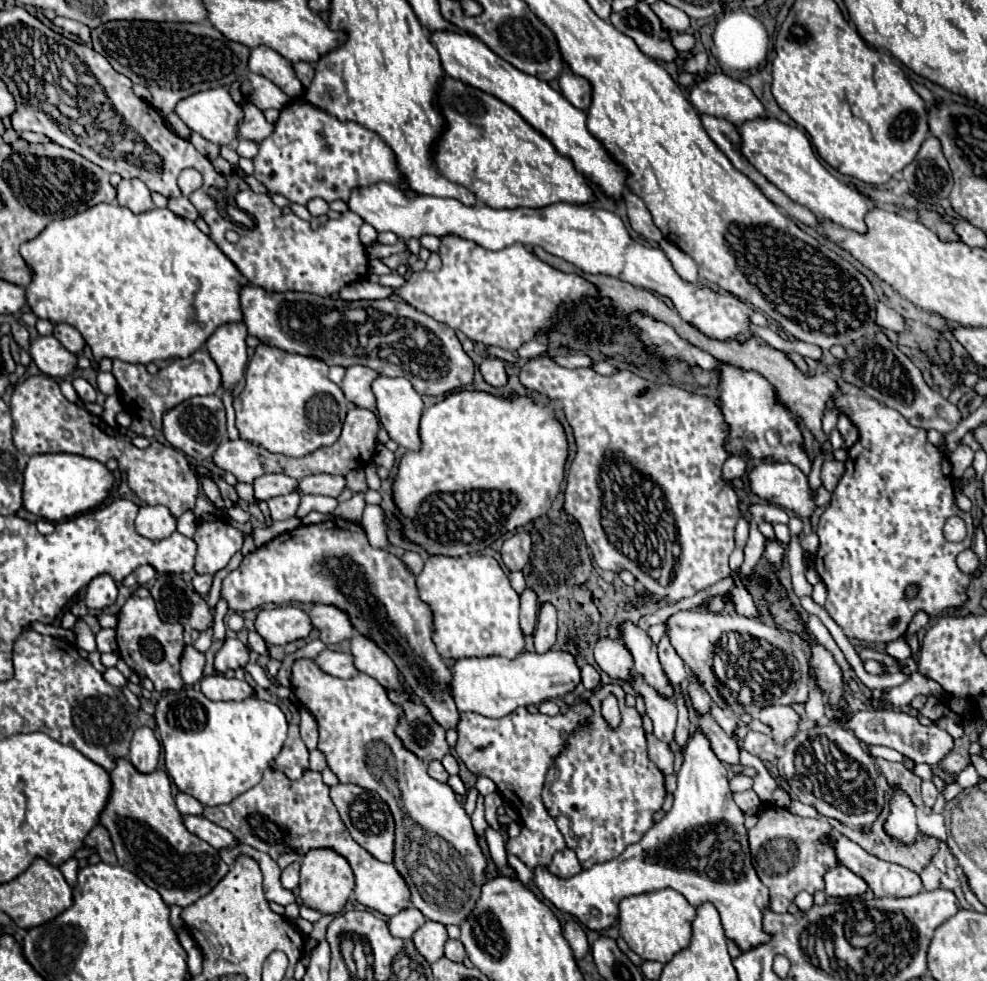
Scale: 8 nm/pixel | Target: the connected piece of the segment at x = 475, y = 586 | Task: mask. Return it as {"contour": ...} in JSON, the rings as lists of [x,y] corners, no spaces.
{"contour":[[[429,556],[421,574],[417,576],[417,588],[421,600],[433,610],[433,642],[445,660],[481,658],[481,656],[505,656],[515,658],[523,652],[525,636],[519,628],[519,596],[511,588],[511,582],[499,562],[493,556]]]}

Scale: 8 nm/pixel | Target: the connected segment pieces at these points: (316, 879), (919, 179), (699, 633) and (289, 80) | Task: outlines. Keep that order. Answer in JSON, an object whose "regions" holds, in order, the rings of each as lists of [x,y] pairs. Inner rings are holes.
{"regions":[[[[315,848],[313,852],[307,852],[301,860],[301,902],[309,908],[315,908],[323,914],[337,914],[343,910],[349,894],[353,892],[355,876],[349,866],[349,862],[339,854],[333,852],[333,848]]],[[[927,136],[915,160],[903,168],[903,180],[923,204],[937,204],[949,196],[953,174],[941,152],[941,142],[935,136]]],[[[689,610],[669,618],[667,634],[685,666],[693,672],[693,676],[697,676],[697,680],[701,680],[701,686],[709,692],[711,700],[731,714],[757,716],[757,712],[765,706],[807,702],[807,656],[799,642],[793,642],[793,638],[777,626],[767,626],[739,614]],[[715,654],[721,654],[723,662],[727,662],[727,678],[737,678],[741,684],[717,684],[713,674]]],[[[257,46],[251,50],[249,70],[269,78],[281,88],[285,86],[285,94],[289,98],[297,98],[303,94],[303,86],[297,80],[297,74],[293,72],[293,64],[285,60],[281,54],[273,52],[269,46]]]]}

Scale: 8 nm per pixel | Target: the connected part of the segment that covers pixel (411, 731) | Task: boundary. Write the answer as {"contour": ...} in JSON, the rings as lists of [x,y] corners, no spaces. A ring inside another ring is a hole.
{"contour":[[[389,692],[389,698],[401,704],[405,710],[405,716],[399,720],[395,732],[413,754],[417,754],[423,762],[441,760],[445,754],[449,754],[445,730],[431,718],[423,704],[409,702],[403,692]]]}

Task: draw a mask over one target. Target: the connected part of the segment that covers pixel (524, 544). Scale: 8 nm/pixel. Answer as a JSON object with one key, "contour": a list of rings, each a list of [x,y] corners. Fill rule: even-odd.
{"contour":[[[519,532],[503,542],[501,558],[511,572],[523,570],[523,566],[529,560],[529,554],[531,554],[531,538],[525,532]]]}

